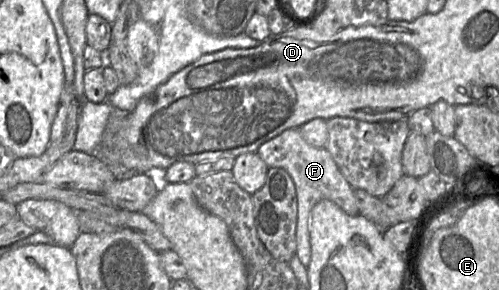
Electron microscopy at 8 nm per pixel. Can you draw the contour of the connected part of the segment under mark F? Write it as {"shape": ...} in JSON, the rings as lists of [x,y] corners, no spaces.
{"shape":[[[290,128],[263,143],[256,153],[269,168],[285,169],[294,181],[297,194],[296,255],[307,267],[311,260],[310,215],[313,207],[327,199],[337,204],[350,216],[359,215],[354,189],[345,179],[336,162],[326,148],[316,148],[308,144],[298,128]]]}

